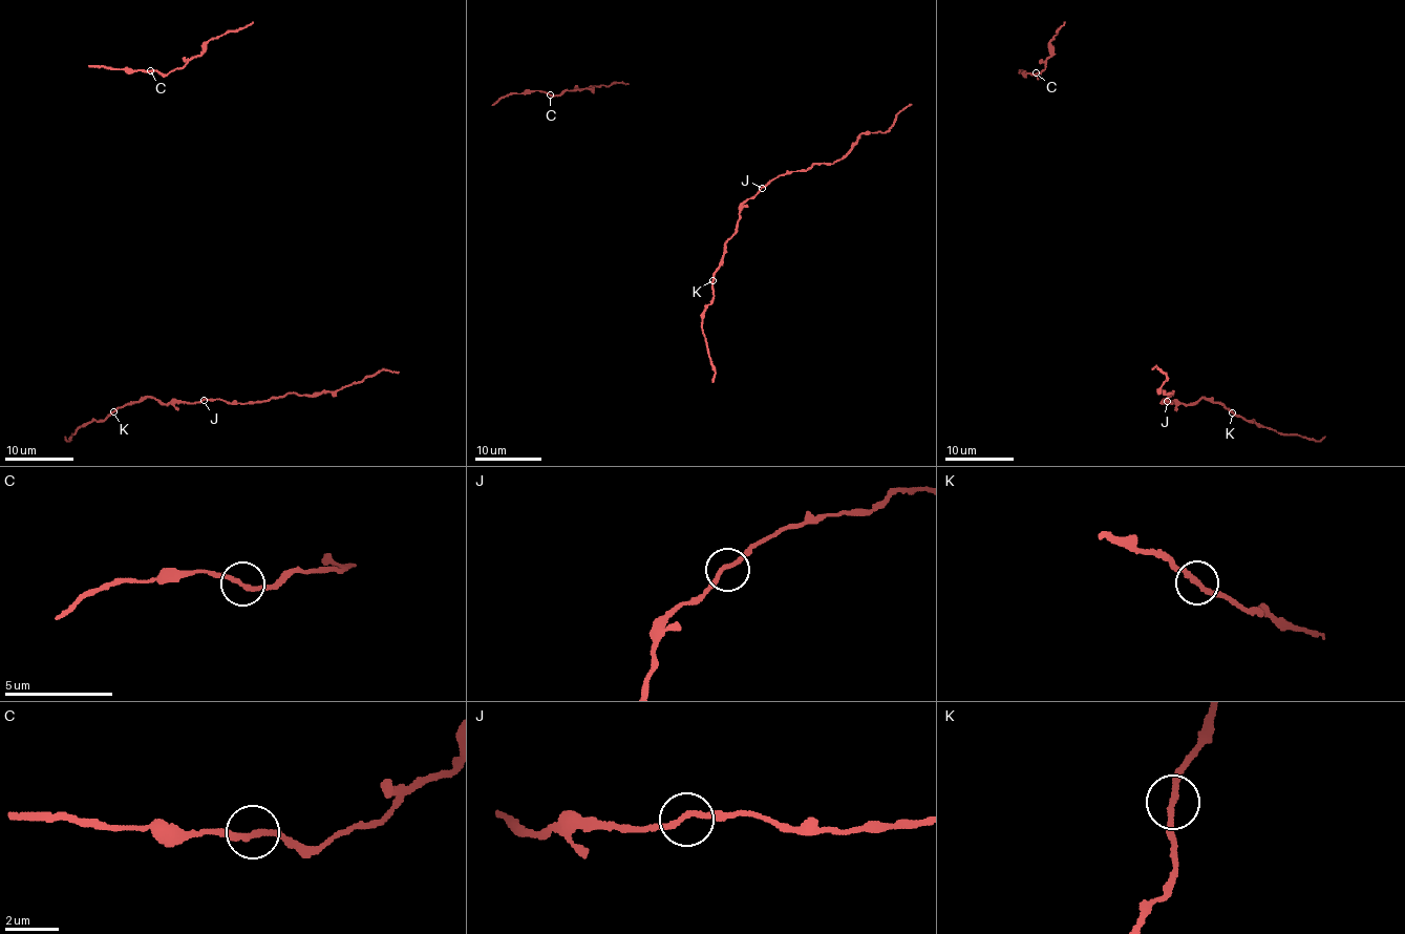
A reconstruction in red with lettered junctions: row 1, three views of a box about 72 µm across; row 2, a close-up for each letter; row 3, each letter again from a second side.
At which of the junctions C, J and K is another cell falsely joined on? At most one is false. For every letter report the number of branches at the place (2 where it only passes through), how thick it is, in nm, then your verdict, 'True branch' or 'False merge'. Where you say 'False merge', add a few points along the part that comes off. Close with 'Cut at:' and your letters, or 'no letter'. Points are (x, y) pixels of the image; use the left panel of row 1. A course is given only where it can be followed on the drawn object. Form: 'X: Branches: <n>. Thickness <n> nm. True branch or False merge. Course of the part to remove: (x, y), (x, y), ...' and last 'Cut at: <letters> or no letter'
C: Branches: 2. Thickness 200 nm. True branch
J: Branches: 2. Thickness 200 nm. True branch
K: Branches: 2. Thickness 200 nm. False merge. Course of the part to remove: (113, 411), (79, 428), (68, 441), (65, 436)
Cut at: K

